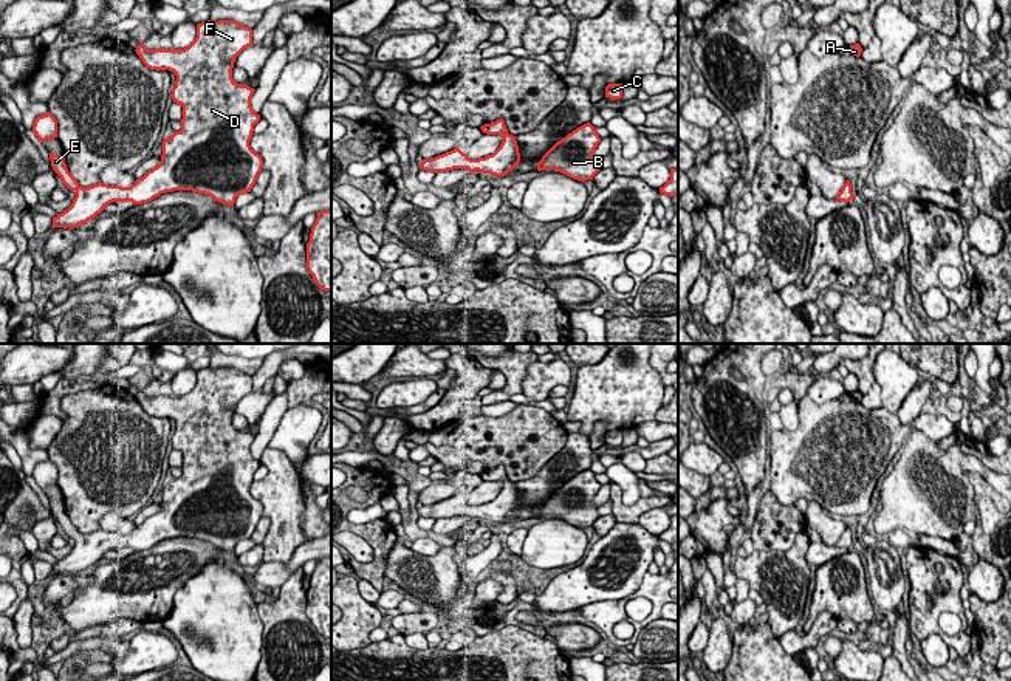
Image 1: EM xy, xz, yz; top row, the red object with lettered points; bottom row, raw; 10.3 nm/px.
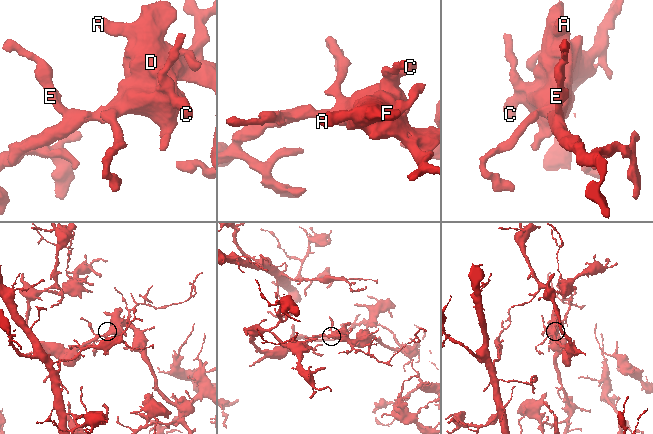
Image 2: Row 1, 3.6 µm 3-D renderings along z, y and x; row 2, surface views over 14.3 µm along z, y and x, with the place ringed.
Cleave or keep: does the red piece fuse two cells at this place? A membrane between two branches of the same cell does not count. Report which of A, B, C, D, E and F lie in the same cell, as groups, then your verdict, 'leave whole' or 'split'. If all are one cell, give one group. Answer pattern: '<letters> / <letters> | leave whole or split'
A B C D E F | leave whole

